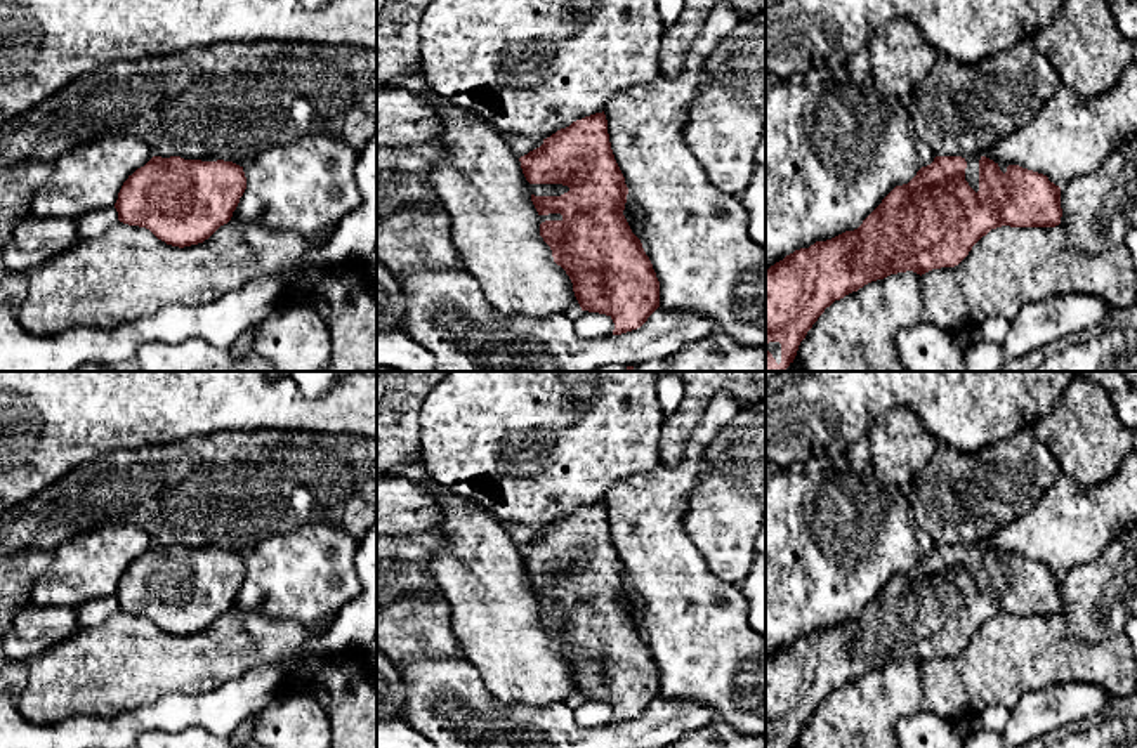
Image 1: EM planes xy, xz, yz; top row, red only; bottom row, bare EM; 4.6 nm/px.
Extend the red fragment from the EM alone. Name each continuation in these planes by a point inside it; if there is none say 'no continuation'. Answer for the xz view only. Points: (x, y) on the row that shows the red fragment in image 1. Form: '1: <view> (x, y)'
1: xz (538, 190)

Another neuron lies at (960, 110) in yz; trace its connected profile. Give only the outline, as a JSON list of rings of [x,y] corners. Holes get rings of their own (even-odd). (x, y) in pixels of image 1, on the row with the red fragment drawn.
[[[1033,40],[974,64],[939,54],[906,102],[913,132],[936,156],[984,156],[1062,87]]]

